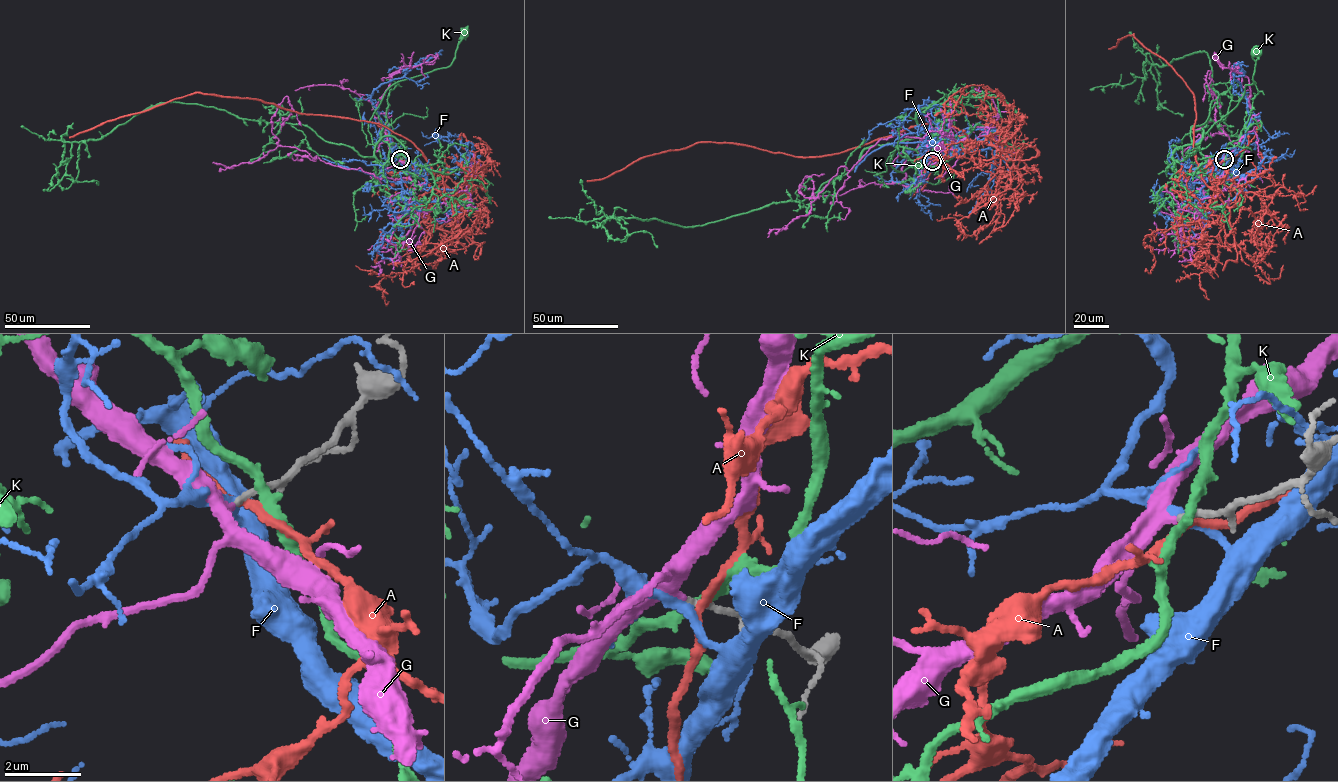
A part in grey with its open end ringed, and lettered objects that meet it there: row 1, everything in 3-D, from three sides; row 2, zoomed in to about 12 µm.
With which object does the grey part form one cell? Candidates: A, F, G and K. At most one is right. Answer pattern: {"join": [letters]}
{"join": ["G"]}

